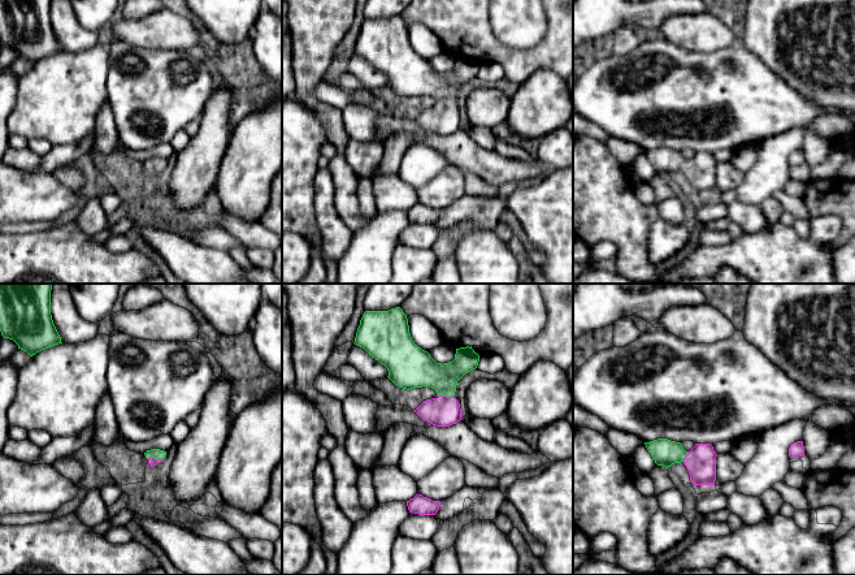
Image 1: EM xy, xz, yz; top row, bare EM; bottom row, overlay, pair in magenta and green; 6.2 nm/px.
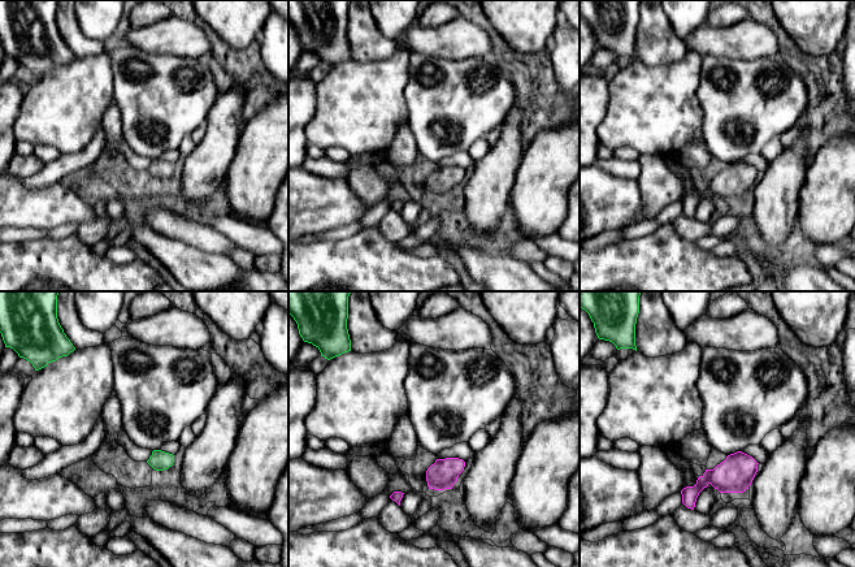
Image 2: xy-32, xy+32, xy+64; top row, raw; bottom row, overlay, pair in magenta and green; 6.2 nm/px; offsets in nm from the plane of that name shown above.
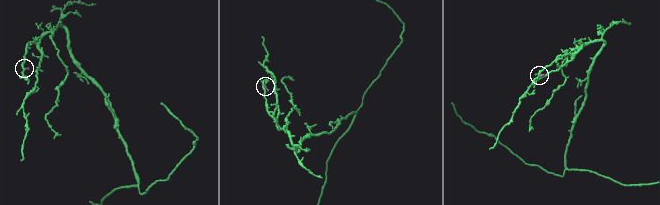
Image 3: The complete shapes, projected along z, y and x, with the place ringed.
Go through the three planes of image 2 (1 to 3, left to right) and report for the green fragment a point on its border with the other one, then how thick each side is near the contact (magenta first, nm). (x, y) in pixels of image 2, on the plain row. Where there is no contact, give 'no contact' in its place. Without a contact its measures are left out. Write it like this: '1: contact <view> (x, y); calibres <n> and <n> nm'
1: no contact
2: no contact
3: no contact

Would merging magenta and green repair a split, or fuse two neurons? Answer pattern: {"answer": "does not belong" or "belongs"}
{"answer": "belongs"}

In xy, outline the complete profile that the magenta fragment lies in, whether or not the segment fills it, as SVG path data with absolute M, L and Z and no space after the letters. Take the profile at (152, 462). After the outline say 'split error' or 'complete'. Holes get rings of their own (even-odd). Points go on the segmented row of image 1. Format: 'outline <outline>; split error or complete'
outline M151 449L147 450L144 455L148 459L148 464L153 467L162 461L162 458L166 455L166 451L160 449Z; split error

